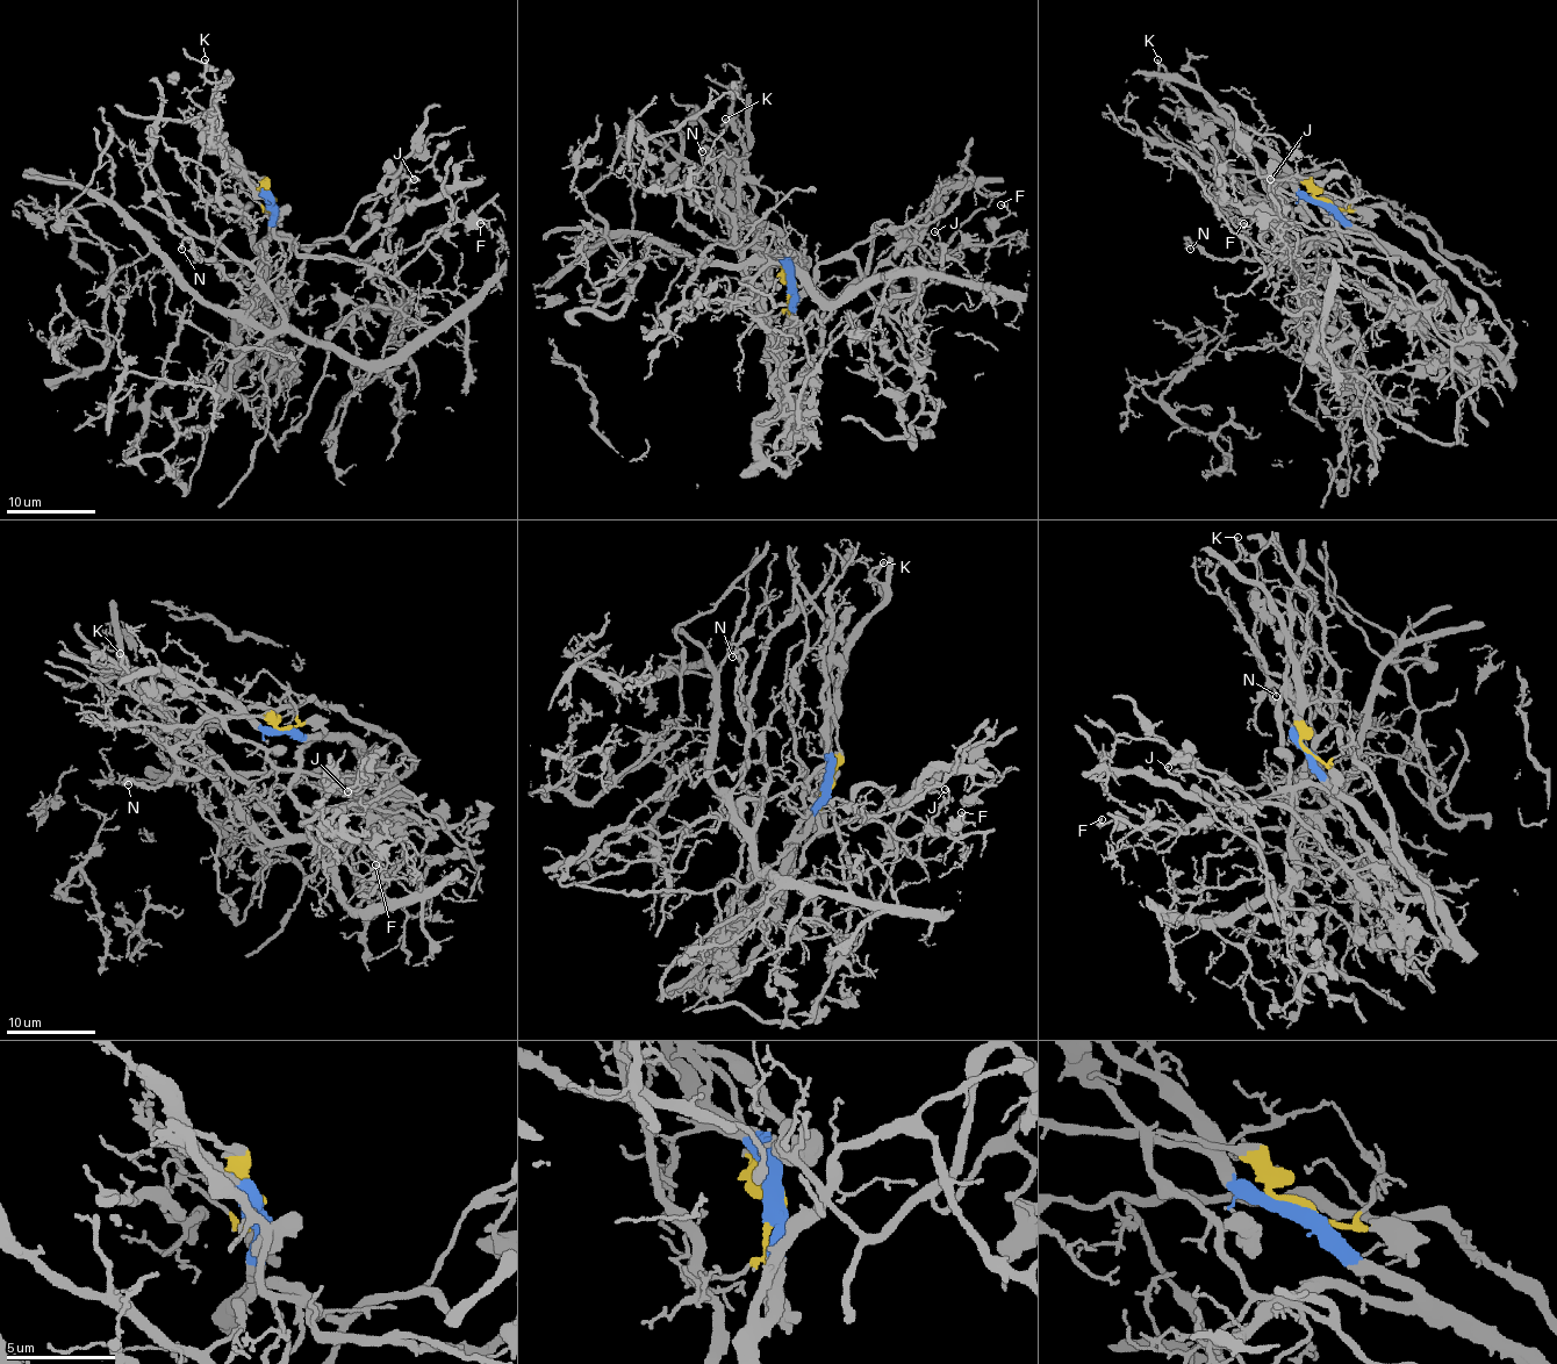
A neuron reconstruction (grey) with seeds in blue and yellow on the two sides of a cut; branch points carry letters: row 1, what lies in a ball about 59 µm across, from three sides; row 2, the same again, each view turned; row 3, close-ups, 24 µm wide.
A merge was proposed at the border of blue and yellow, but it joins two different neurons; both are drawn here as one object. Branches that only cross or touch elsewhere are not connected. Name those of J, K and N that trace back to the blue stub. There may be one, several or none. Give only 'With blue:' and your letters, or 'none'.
With blue: J, K, N

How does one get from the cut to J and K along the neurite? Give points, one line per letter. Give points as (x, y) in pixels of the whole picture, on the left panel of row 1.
J: (273, 200), (273, 231), (264, 241), (287, 236), (300, 255), (367, 258), (381, 245), (401, 178), (415, 180)
K: (273, 200), (244, 171), (220, 133), (215, 94), (228, 81), (210, 81), (203, 74), (203, 59)

